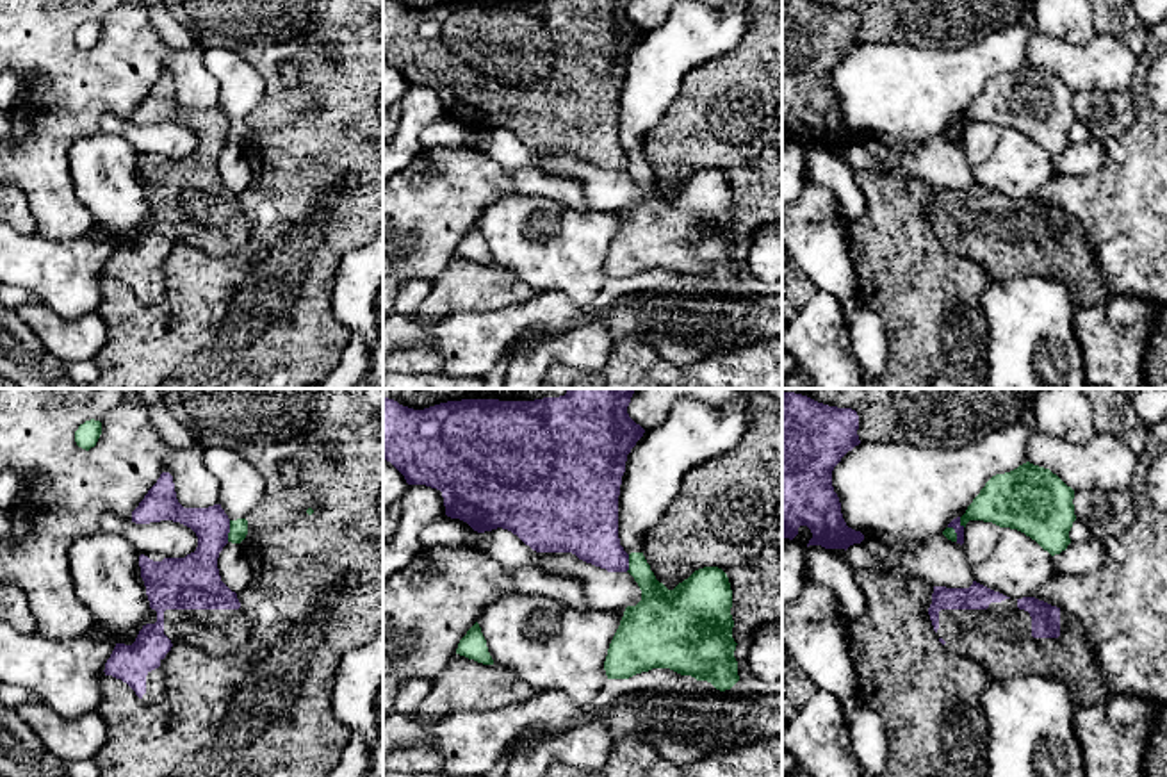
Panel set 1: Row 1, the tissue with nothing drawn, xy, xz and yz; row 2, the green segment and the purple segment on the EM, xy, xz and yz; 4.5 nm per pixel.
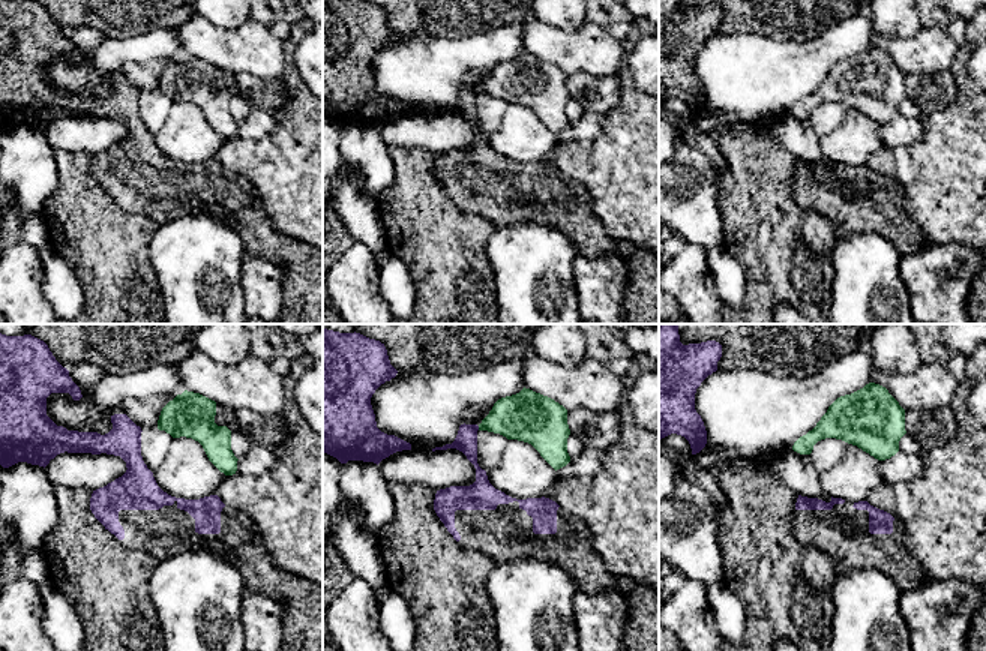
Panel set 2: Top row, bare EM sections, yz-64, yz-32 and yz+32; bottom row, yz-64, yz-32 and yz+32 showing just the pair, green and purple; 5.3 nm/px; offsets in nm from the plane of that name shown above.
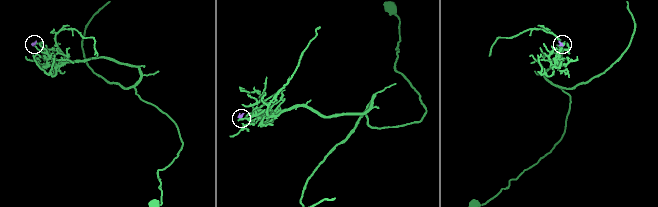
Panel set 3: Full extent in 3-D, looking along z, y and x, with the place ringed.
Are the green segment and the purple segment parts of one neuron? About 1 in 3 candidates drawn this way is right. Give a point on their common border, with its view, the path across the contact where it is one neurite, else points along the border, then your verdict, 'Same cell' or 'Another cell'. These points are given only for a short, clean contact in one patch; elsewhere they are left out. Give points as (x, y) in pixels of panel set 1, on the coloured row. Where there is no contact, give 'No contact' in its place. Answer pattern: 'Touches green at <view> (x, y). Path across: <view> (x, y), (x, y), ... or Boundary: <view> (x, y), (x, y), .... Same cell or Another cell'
Touches green at xy (230, 531). Boundary: xy (230, 521), (227, 540). Another cell

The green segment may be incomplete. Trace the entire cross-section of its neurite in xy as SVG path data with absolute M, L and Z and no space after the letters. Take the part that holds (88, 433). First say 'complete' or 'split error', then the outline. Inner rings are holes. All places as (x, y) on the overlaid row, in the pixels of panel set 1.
complete | M91 419L78 426L78 429L75 431L75 442L78 447L89 451L91 447L96 446L100 435L102 435L102 422Z

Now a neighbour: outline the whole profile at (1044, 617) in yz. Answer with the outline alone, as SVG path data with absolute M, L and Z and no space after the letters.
M976 581L969 588L934 586L928 615L946 650L980 663L991 677L1039 674L1067 684L1078 704L1101 704L1119 691L1099 668L1083 626L1035 597L1010 599Z

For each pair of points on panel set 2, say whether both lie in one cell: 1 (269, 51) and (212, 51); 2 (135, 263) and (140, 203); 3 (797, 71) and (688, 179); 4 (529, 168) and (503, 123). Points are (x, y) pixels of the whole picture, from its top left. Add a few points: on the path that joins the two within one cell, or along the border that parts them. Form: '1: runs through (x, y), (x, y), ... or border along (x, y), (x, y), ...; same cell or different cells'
1: runs through (255, 51), (225, 53); same cell
2: border along (119, 204), (128, 212), (147, 215), (158, 225); different cells
3: runs through (761, 78), (754, 78), (700, 132), (695, 143); same cell
4: border along (492, 149), (517, 162), (548, 161), (560, 171); different cells

